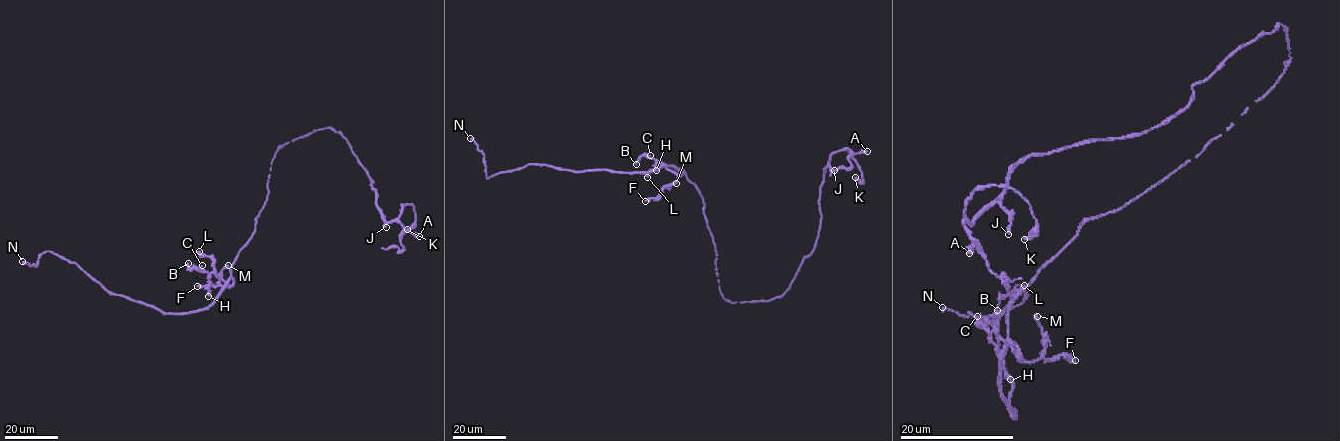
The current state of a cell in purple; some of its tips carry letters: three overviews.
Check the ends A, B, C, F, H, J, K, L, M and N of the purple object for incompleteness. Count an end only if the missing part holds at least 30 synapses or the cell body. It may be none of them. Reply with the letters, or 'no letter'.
no letter

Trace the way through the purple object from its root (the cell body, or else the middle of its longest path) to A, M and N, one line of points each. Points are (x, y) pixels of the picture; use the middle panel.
A: (715, 249), (725, 299), (779, 297), (814, 248), (829, 157), (846, 149), (867, 151)
M: (715, 249), (699, 190), (681, 170), (678, 180), (668, 186), (676, 183)
N: (715, 249), (702, 197), (674, 166), (614, 172), (527, 164), (487, 177), (484, 154), (470, 138)

